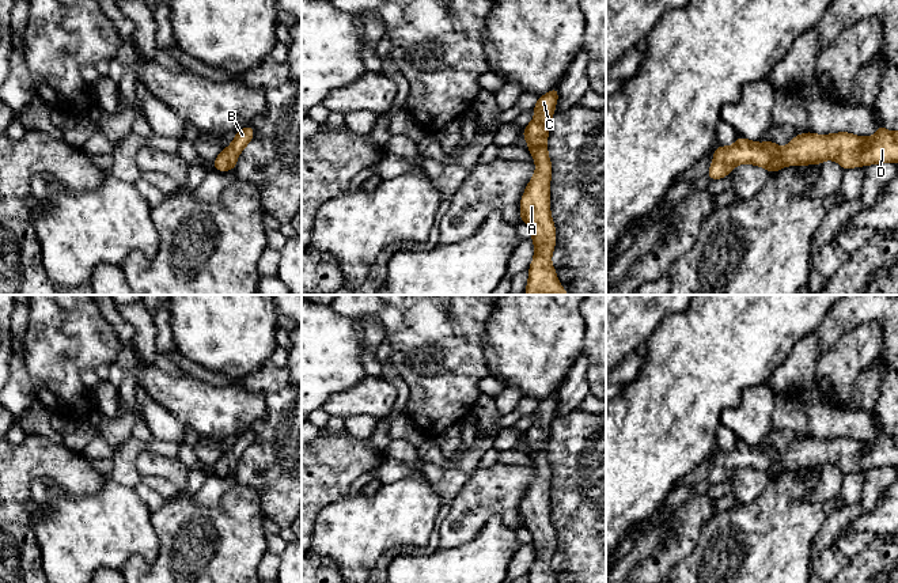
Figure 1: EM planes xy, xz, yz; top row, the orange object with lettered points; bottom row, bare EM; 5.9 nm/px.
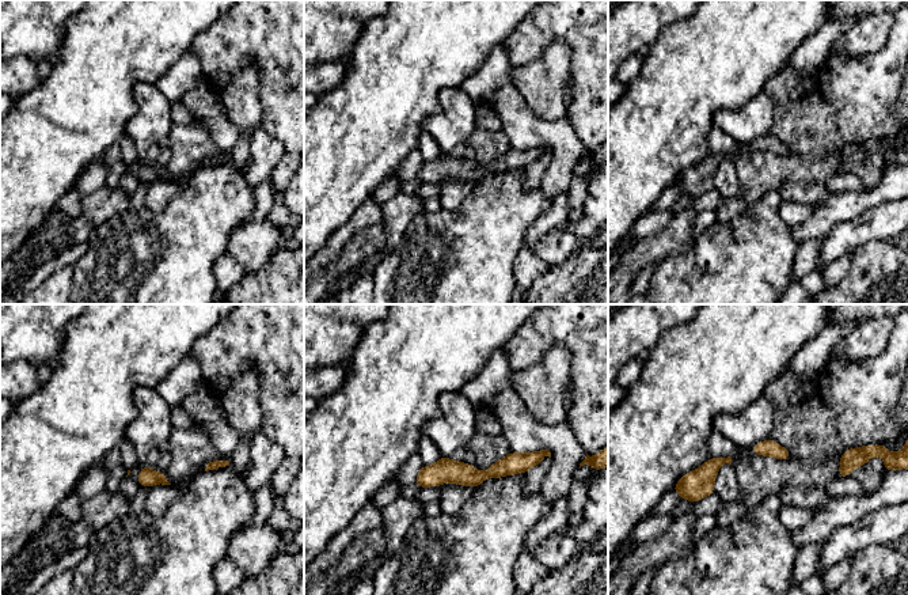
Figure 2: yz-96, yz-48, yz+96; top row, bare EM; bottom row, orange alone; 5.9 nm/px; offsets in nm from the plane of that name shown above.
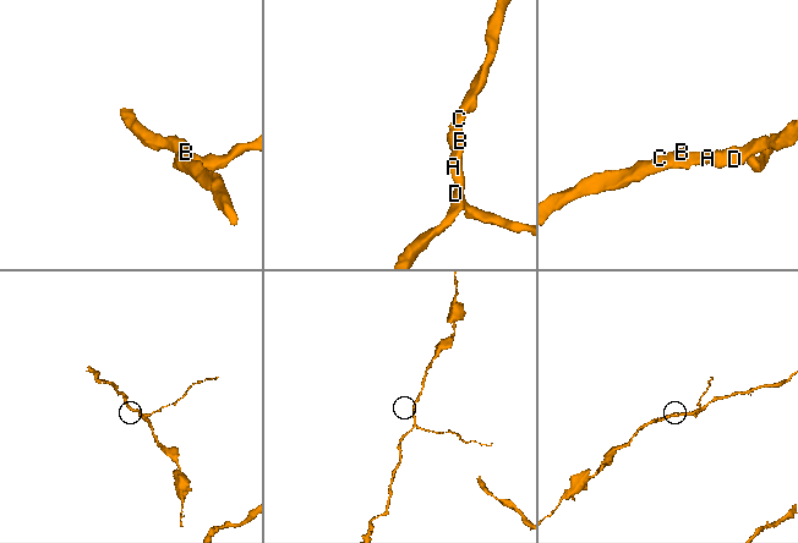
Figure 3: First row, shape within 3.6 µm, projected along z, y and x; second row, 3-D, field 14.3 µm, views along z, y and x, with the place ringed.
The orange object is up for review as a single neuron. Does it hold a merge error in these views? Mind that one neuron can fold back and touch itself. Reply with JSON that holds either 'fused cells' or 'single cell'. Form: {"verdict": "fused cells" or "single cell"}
{"verdict": "single cell"}

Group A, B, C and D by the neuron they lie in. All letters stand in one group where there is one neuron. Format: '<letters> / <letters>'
A B C D

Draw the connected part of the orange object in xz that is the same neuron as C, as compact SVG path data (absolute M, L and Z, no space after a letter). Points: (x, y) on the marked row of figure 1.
M558 87L546 95L538 96L535 117L523 129L527 140L527 151L534 156L535 174L530 179L520 200L520 220L531 230L535 254L528 268L527 295L569 295L558 283L556 269L552 265L552 253L556 246L556 226L550 215L550 177L552 162L547 155L547 135L554 106L558 101Z

